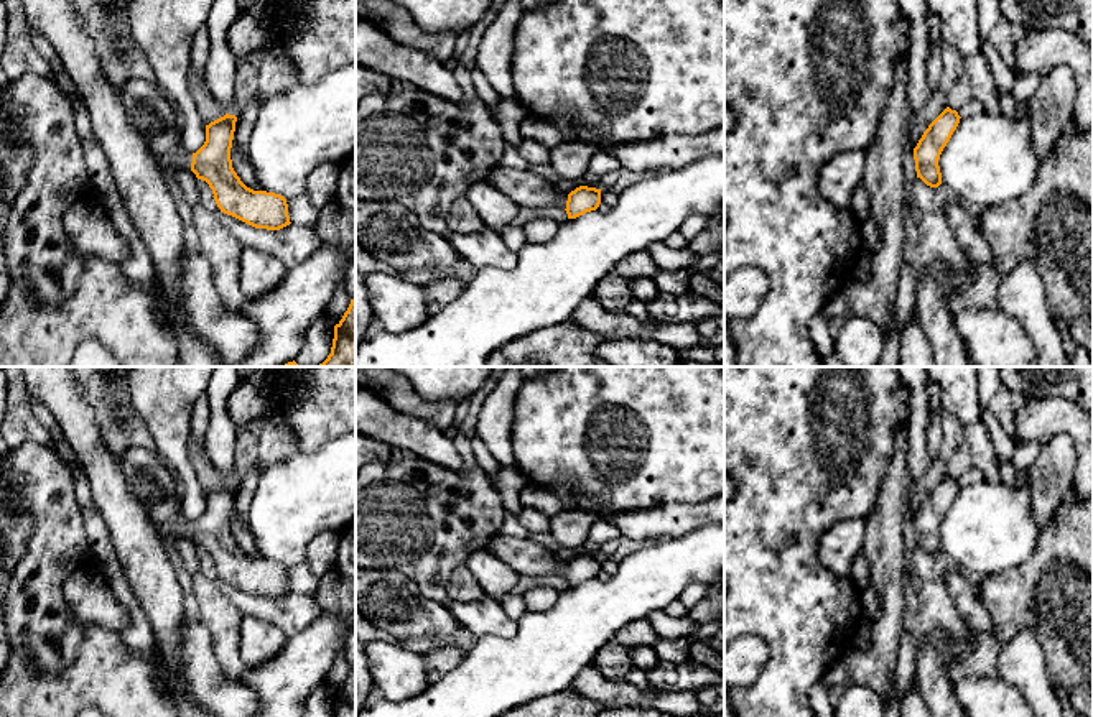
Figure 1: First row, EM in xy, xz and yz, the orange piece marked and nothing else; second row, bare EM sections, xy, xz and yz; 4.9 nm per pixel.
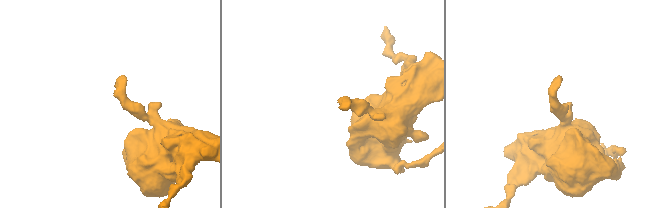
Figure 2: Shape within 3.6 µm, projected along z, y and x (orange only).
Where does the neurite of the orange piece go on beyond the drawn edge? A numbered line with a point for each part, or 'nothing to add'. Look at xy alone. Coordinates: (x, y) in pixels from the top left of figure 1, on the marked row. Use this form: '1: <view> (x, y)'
1: xy (150, 111)

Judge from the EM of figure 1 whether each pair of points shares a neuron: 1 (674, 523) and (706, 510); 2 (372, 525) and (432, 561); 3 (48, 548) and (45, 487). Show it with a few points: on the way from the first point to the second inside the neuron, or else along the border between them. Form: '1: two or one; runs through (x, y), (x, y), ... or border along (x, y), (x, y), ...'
1: one; runs through (682, 518), (698, 515)
2: one; runs through (387, 525), (395, 525), (417, 546)
3: one; runs through (48, 533), (48, 502)

